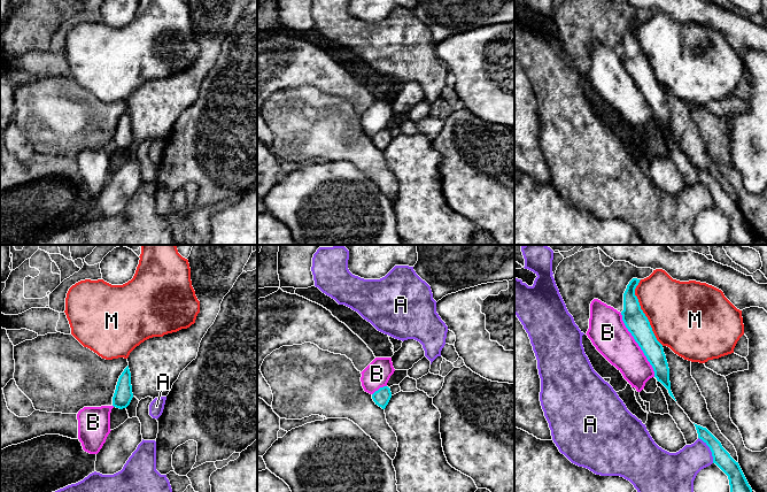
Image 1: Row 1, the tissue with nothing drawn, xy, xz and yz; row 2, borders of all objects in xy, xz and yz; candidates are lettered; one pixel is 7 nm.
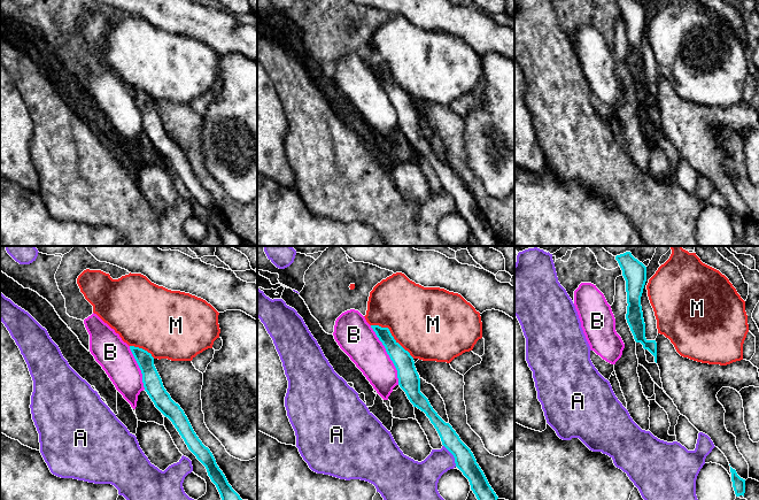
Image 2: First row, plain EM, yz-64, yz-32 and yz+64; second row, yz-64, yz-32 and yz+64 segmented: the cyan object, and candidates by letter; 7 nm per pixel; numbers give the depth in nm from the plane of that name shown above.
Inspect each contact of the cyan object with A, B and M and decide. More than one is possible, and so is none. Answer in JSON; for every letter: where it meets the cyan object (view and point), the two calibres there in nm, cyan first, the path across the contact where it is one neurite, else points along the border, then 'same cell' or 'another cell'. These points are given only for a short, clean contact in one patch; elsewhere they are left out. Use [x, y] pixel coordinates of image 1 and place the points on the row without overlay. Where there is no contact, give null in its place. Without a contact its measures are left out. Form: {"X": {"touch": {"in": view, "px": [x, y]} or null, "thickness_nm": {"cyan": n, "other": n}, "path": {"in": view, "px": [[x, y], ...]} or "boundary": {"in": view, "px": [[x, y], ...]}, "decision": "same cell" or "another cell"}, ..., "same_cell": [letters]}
{"A": {"touch": {"in": "yz", "px": [710, 191]}, "thickness_nm": {"cyan": 120, "other": 240}, "decision": "another cell"}, "B": {"touch": {"in": "yz", "px": [638, 87]}, "thickness_nm": {"cyan": 160, "other": 260}, "decision": "another cell"}, "M": {"touch": {"in": "yz", "px": [643, 55]}, "thickness_nm": {"cyan": 160, "other": 440}, "decision": "another cell"}, "same_cell": []}

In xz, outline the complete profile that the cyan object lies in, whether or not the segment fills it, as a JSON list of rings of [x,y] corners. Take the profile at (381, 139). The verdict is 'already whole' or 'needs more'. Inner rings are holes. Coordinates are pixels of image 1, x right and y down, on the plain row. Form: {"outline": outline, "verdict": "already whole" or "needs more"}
{"outline": [[[388,129],[380,130],[378,133],[375,133],[372,137],[372,141],[375,145],[375,147],[381,149],[382,152],[386,151],[390,140],[392,140],[392,134],[390,134],[390,131]]], "verdict": "already whole"}

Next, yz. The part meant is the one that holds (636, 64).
{"outline": [[[633,21],[627,28],[623,36],[622,63],[652,108],[654,120],[668,132],[669,138],[675,143],[671,133],[669,110],[663,87],[657,83],[650,64],[635,38],[635,31],[640,23]]], "verdict": "already whole"}

